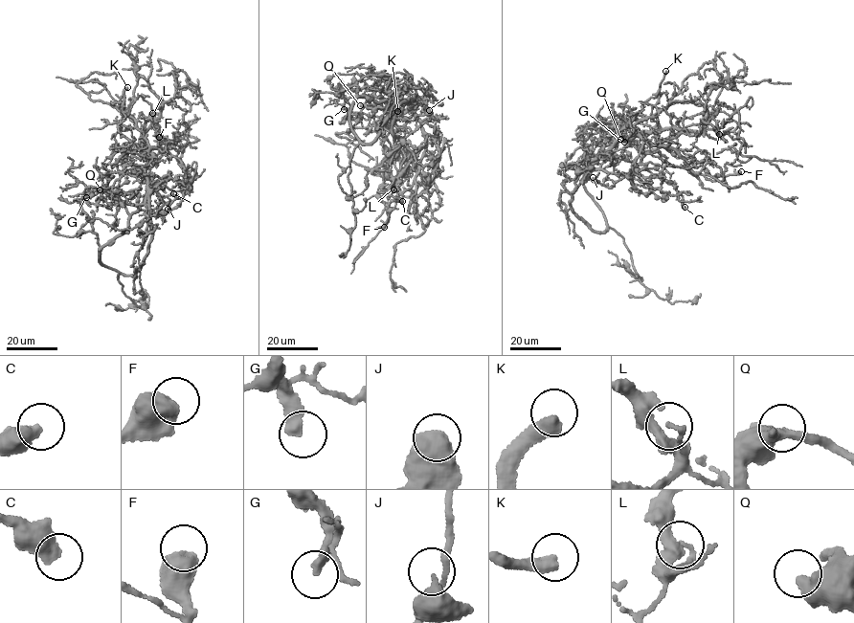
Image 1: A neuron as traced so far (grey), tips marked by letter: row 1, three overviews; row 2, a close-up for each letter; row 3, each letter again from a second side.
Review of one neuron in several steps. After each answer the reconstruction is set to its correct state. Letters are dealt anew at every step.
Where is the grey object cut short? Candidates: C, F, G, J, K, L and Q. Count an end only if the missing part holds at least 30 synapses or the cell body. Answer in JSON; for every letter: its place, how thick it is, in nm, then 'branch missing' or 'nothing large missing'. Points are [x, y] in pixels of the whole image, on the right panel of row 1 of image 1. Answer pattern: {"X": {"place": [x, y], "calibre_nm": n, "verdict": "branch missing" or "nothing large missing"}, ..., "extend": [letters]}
{"C": {"place": [685, 207], "calibre_nm": 500, "verdict": "nothing large missing"}, "F": {"place": [741, 171], "calibre_nm": 750, "verdict": "nothing large missing"}, "G": {"place": [624, 142], "calibre_nm": 360, "verdict": "branch missing"}, "J": {"place": [593, 177], "calibre_nm": 400, "verdict": "nothing large missing"}, "K": {"place": [665, 71], "calibre_nm": 440, "verdict": "branch missing"}, "L": {"place": [719, 134], "calibre_nm": 120, "verdict": "nothing large missing"}, "Q": {"place": [620, 139], "calibre_nm": 500, "verdict": "nothing large missing"}, "extend": ["G", "K"]}

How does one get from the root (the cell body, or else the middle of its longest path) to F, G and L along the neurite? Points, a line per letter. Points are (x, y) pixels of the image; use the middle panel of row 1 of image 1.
F: (381, 135), (374, 124), (377, 129), (384, 128), (402, 140), (388, 165), (397, 195), (384, 227)
G: (381, 135), (400, 127), (413, 114), (409, 101), (353, 95), (344, 109)
L: (381, 135), (390, 144), (389, 153), (402, 161), (411, 169), (403, 182), (393, 189)

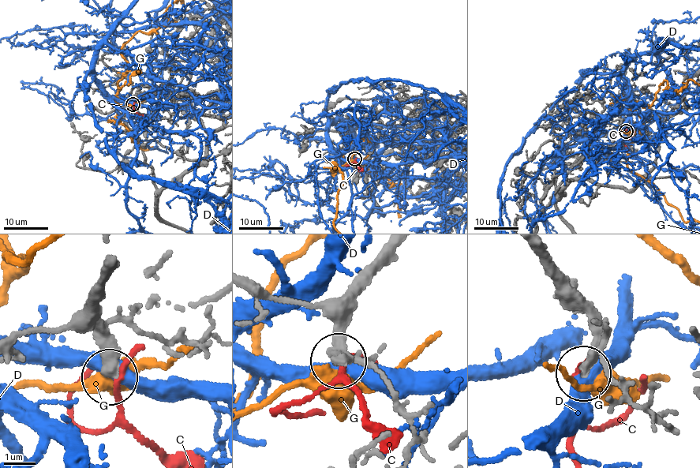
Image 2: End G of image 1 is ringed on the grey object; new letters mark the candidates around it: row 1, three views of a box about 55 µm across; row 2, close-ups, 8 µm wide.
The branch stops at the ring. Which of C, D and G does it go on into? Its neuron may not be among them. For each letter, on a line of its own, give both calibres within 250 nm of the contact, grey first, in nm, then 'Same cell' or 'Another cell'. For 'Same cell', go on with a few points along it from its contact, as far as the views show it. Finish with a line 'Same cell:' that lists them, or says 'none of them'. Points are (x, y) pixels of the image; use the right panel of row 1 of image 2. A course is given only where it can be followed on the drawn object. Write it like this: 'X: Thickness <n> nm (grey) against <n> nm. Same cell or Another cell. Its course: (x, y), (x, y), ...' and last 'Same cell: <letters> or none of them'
C: Thickness 400 nm (grey) against 240 nm. Another cell
D: Thickness 440 nm (grey) against 460 nm. Another cell
G: Thickness 360 nm (grey) against 440 nm. Another cell
Same cell: none of them

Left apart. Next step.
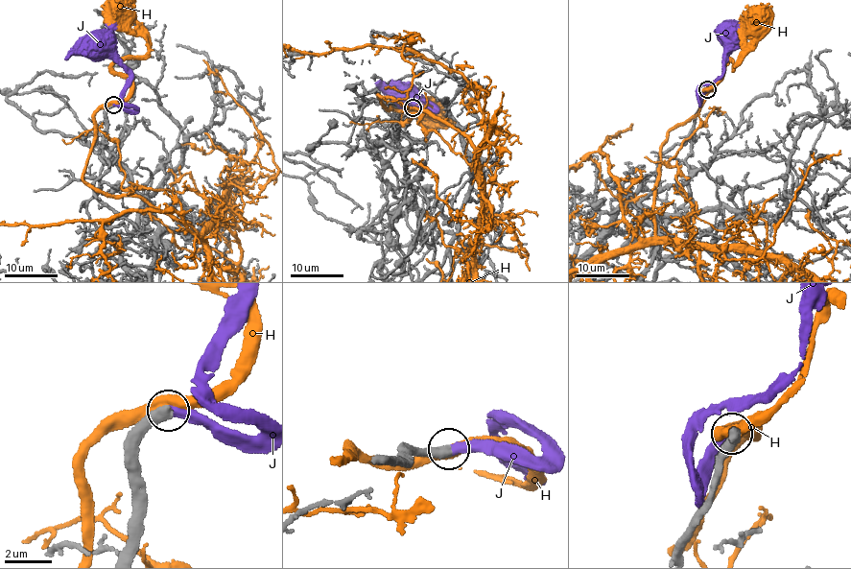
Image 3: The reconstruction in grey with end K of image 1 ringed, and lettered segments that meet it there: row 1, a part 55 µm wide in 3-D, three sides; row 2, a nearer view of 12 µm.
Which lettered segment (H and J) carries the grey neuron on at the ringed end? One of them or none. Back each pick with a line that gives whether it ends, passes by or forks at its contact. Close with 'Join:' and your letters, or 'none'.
J: It ends there
Join: J

